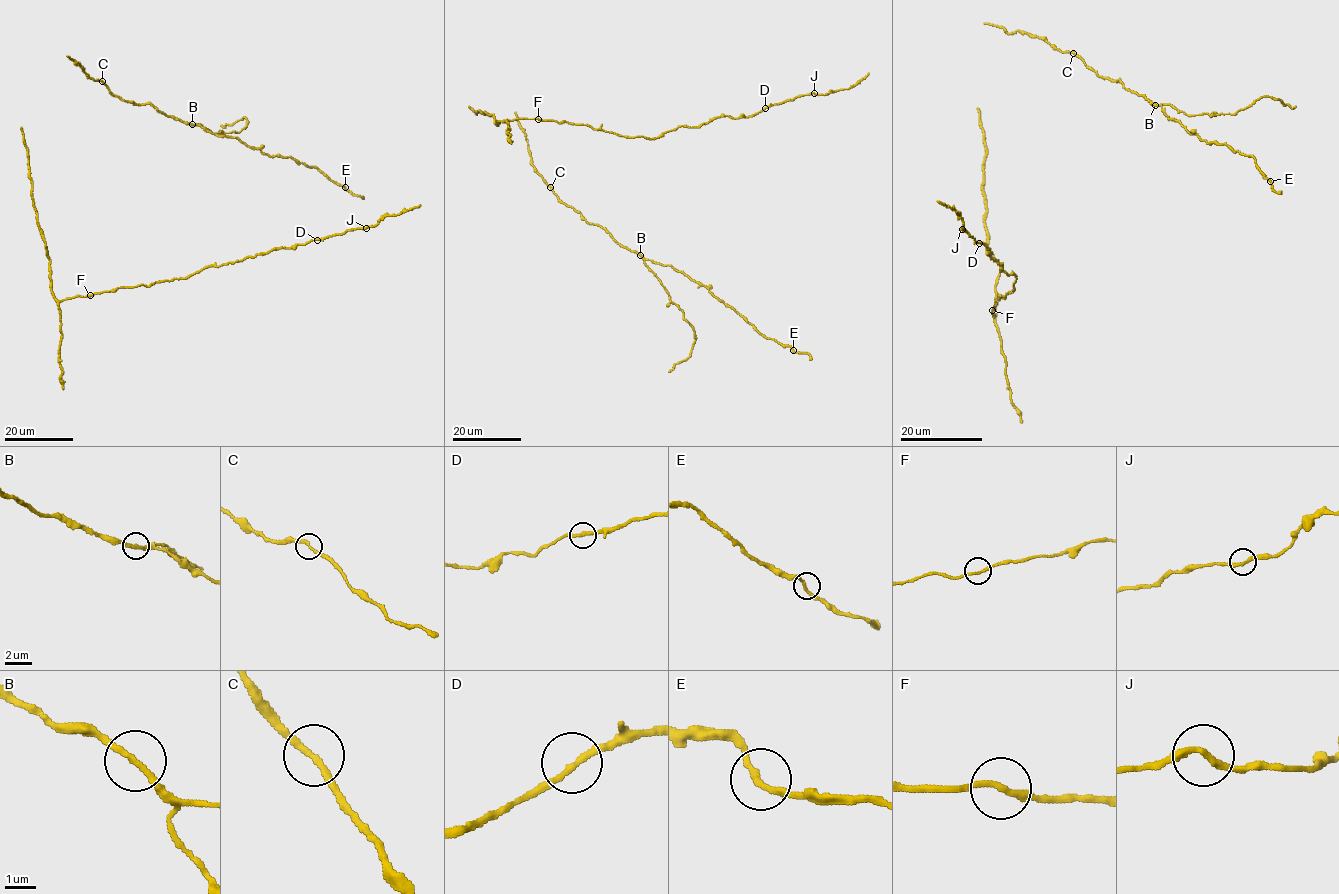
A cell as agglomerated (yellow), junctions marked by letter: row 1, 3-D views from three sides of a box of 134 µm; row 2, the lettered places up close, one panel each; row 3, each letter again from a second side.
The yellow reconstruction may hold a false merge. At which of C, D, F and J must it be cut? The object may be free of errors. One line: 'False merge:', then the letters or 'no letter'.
False merge: no letter

